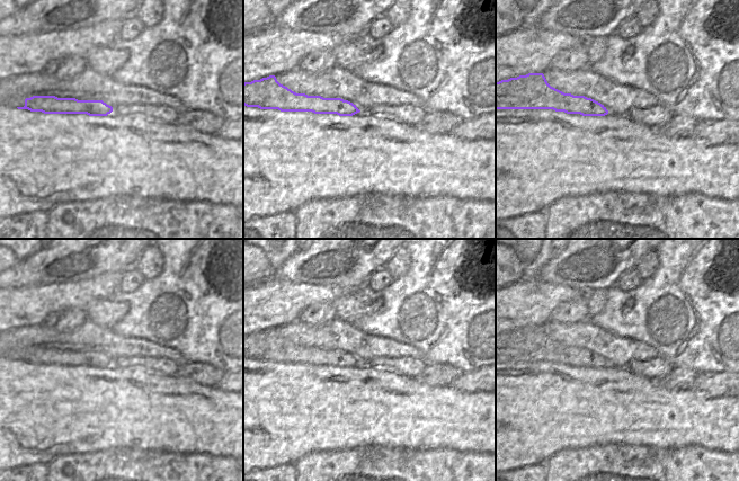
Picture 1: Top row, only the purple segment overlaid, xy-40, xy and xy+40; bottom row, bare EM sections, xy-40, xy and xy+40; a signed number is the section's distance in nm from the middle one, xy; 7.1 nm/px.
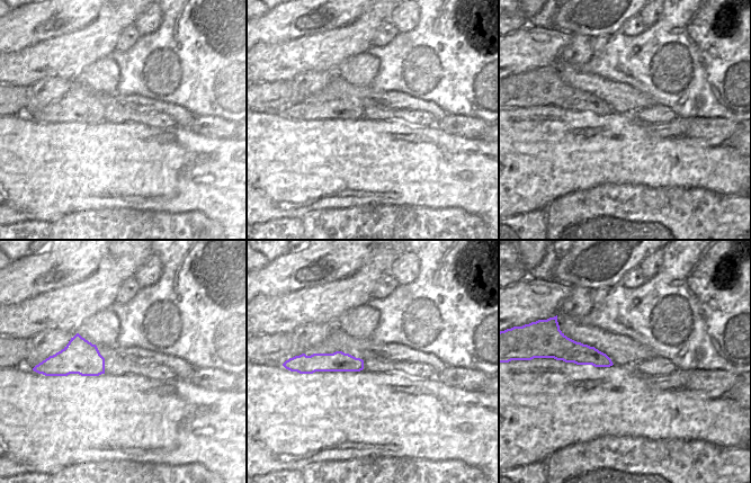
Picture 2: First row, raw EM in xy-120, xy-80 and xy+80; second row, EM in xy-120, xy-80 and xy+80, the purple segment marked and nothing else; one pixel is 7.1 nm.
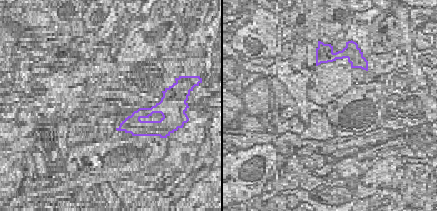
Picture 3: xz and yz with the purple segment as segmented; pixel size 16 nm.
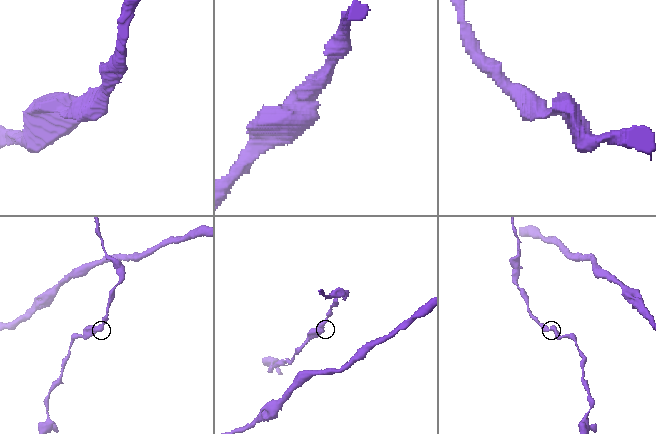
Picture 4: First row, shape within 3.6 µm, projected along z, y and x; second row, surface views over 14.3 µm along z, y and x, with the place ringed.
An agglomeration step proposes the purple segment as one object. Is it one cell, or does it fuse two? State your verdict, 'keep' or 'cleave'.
keep

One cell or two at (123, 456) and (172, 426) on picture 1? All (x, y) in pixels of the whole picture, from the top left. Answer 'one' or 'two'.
two

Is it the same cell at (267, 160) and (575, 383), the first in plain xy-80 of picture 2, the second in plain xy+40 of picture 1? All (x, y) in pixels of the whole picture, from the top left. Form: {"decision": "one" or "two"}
{"decision": "one"}

